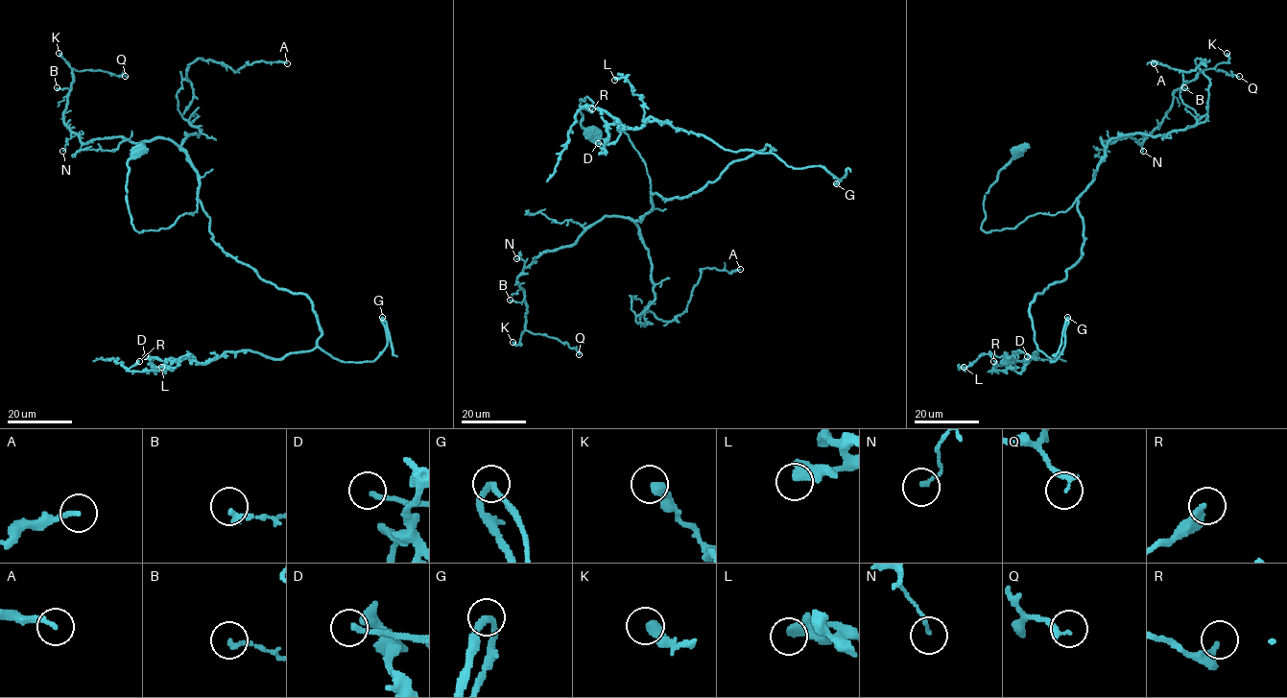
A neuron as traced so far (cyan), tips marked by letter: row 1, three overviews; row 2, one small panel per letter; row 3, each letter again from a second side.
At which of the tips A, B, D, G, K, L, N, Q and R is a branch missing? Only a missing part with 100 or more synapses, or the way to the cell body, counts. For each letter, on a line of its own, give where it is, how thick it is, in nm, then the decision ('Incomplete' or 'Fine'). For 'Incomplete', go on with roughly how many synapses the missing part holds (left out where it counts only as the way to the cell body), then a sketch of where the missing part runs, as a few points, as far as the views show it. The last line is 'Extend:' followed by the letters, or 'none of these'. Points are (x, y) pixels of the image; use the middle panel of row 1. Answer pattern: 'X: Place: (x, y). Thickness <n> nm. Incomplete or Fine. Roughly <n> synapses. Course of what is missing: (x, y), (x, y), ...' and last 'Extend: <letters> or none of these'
A: Place: (740, 269). Thickness 200 nm. Fine
B: Place: (510, 300). Thickness 200 nm. Fine
D: Place: (598, 143). Thickness 200 nm. Fine
G: Place: (836, 183). Thickness 220 nm. Fine
K: Place: (512, 342). Thickness 400 nm. Fine
L: Place: (614, 80). Thickness 440 nm. Fine
N: Place: (516, 258). Thickness 140 nm. Fine
Q: Place: (579, 354). Thickness 200 nm. Fine
R: Place: (592, 108). Thickness 260 nm. Fine
Extend: none of these

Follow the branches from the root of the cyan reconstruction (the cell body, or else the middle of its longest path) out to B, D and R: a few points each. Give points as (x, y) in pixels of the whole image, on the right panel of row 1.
B: (1017, 150), (986, 193), (985, 231), (1066, 211), (1103, 157), (1100, 137), (1140, 143), (1184, 87)
D: (1017, 150), (981, 228), (1077, 200), (1083, 218), (1082, 256), (1030, 303), (1036, 359), (1001, 362), (1027, 356)
R: (1017, 150), (981, 228), (1077, 200), (1084, 245), (1030, 303), (1036, 359), (993, 361)

